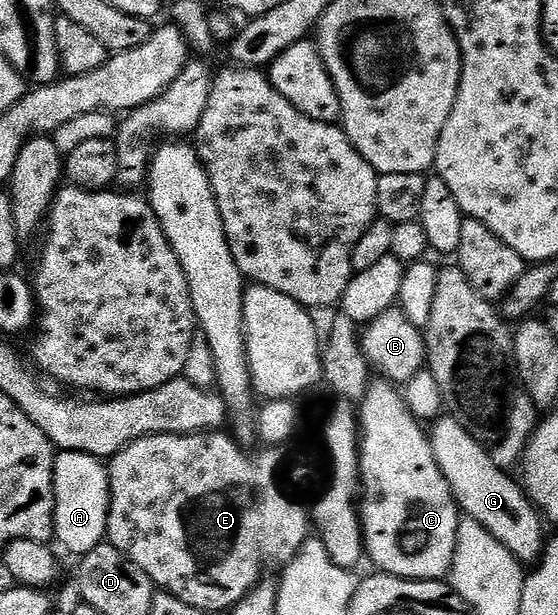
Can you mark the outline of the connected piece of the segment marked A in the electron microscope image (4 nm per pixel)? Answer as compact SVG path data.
M61 451L53 460L55 517L53 533L71 554L83 557L106 542L109 530L109 469L96 455Z

